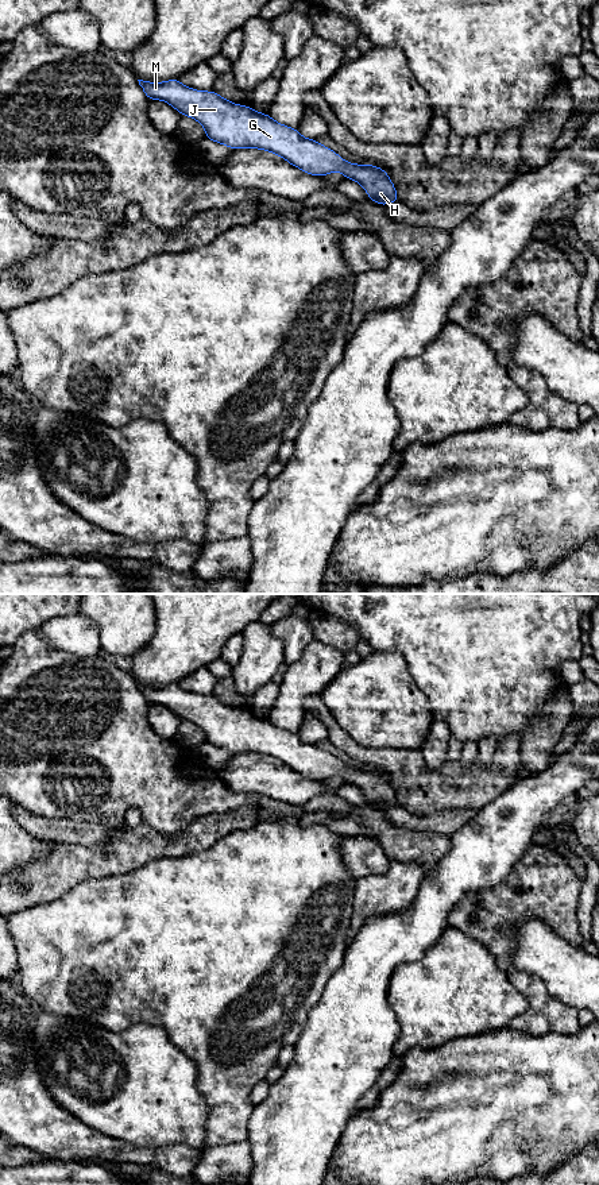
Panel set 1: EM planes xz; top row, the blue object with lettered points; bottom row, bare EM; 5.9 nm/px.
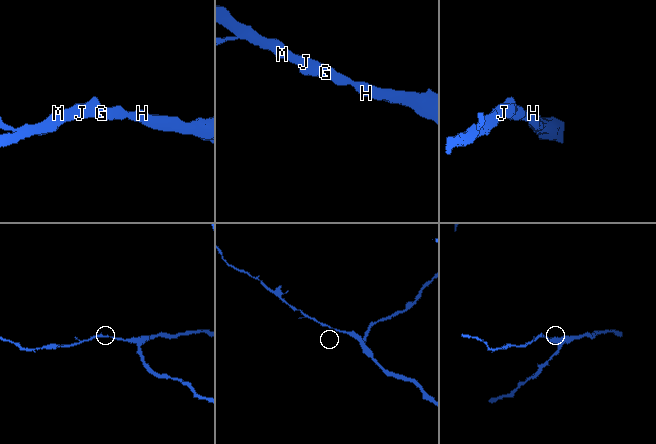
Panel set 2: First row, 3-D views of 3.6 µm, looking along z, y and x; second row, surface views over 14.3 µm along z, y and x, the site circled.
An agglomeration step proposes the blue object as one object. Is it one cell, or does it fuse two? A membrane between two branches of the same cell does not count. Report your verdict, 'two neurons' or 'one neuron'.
one neuron

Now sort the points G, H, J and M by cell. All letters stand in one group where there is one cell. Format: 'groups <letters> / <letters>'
groups G H J M

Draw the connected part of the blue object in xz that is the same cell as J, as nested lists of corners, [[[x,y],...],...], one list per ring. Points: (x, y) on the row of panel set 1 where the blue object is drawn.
[[[177,78],[165,82],[148,82],[143,80],[138,81],[144,94],[150,100],[163,100],[183,116],[193,117],[201,123],[205,128],[205,136],[213,142],[225,144],[233,150],[260,148],[268,153],[274,153],[286,159],[290,165],[304,170],[310,175],[325,177],[329,173],[341,171],[344,178],[359,182],[364,188],[371,201],[380,205],[399,201],[395,186],[383,169],[368,163],[355,165],[345,162],[333,150],[320,144],[317,140],[301,136],[297,128],[282,126],[273,120],[267,113],[259,113],[250,107],[233,104],[213,90],[201,92],[193,88],[188,88]]]

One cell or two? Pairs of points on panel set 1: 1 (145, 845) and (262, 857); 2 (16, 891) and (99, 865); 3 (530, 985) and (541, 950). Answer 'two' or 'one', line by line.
1: two
2: one
3: two

